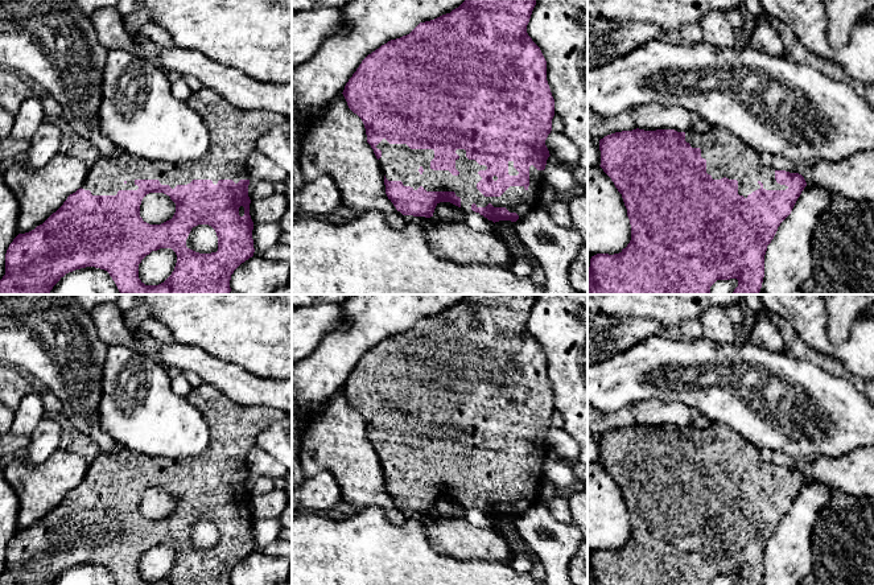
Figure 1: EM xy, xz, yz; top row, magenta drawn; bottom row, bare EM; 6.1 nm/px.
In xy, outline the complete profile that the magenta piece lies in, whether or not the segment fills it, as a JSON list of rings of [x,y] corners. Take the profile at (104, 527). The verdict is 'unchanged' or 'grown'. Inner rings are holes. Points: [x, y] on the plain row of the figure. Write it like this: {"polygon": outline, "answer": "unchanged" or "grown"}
{"polygon": [[[203,383],[193,388],[187,401],[202,415],[209,427],[207,449],[193,458],[172,460],[148,457],[135,453],[116,444],[112,450],[100,450],[95,461],[75,489],[70,490],[63,500],[34,526],[18,530],[5,549],[5,570],[0,576],[0,585],[53,585],[69,568],[95,563],[104,565],[115,577],[118,585],[231,585],[230,576],[234,567],[253,552],[252,526],[248,493],[248,453],[256,446],[257,436],[271,424],[281,420],[286,413],[269,407],[247,407],[228,399],[211,384]],[[149,489],[164,489],[176,499],[172,515],[161,520],[149,520],[140,512],[140,500]],[[211,522],[218,532],[218,547],[199,549],[186,543],[186,535],[193,523]],[[172,544],[177,559],[172,570],[158,581],[145,581],[139,574],[139,560],[152,547]]], "answer": "grown"}

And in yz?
{"polygon": [[[710,423],[706,428],[687,428],[675,425],[632,425],[605,432],[599,436],[601,464],[611,474],[622,490],[627,512],[631,520],[631,536],[619,549],[597,549],[590,555],[588,564],[588,585],[710,585],[717,576],[737,574],[735,585],[760,585],[764,573],[764,551],[780,519],[791,510],[797,494],[807,482],[799,469],[775,466],[762,460],[760,452],[731,427],[722,423]]], "answer": "grown"}

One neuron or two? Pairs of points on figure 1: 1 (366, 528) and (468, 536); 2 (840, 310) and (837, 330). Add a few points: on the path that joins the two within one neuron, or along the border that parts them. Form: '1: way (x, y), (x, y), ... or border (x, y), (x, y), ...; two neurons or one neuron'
1: border (423, 520), (429, 543), (448, 556); two neurons
2: way (840, 316), (839, 325); one neuron

